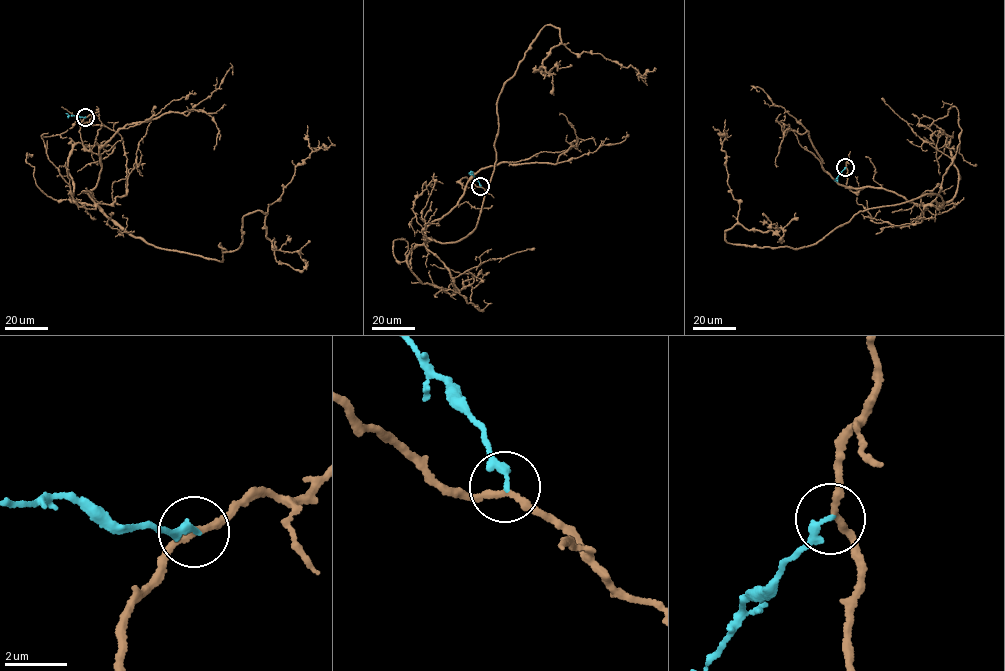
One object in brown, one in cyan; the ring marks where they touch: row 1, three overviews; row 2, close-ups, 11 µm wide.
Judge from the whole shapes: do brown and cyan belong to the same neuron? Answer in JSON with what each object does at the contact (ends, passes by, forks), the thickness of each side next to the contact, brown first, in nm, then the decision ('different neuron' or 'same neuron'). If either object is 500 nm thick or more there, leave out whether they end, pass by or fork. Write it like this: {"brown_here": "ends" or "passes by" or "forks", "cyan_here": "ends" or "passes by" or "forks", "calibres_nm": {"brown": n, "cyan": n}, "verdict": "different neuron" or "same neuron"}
{"brown_here": "passes by", "cyan_here": "ends", "calibres_nm": {"brown": 220, "cyan": 240}, "verdict": "different neuron"}

